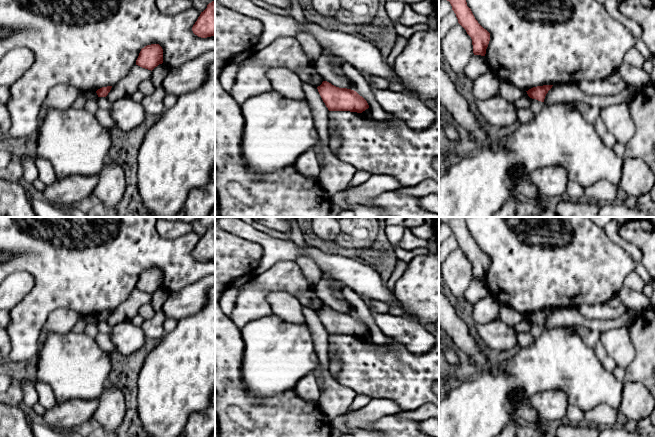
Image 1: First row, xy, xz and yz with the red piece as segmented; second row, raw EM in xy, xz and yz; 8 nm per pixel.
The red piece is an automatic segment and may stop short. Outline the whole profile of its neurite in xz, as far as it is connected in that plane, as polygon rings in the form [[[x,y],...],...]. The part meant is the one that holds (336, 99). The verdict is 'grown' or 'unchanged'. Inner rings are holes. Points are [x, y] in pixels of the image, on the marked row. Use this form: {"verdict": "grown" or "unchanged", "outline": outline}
{"verdict": "unchanged", "outline": [[[327,81],[317,89],[329,111],[362,113],[369,108],[367,101],[354,90],[336,87]]]}

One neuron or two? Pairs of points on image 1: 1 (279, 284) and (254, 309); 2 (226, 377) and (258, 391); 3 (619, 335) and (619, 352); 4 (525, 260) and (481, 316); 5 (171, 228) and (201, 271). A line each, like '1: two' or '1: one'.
1: one
2: two
3: one
4: two
5: two

